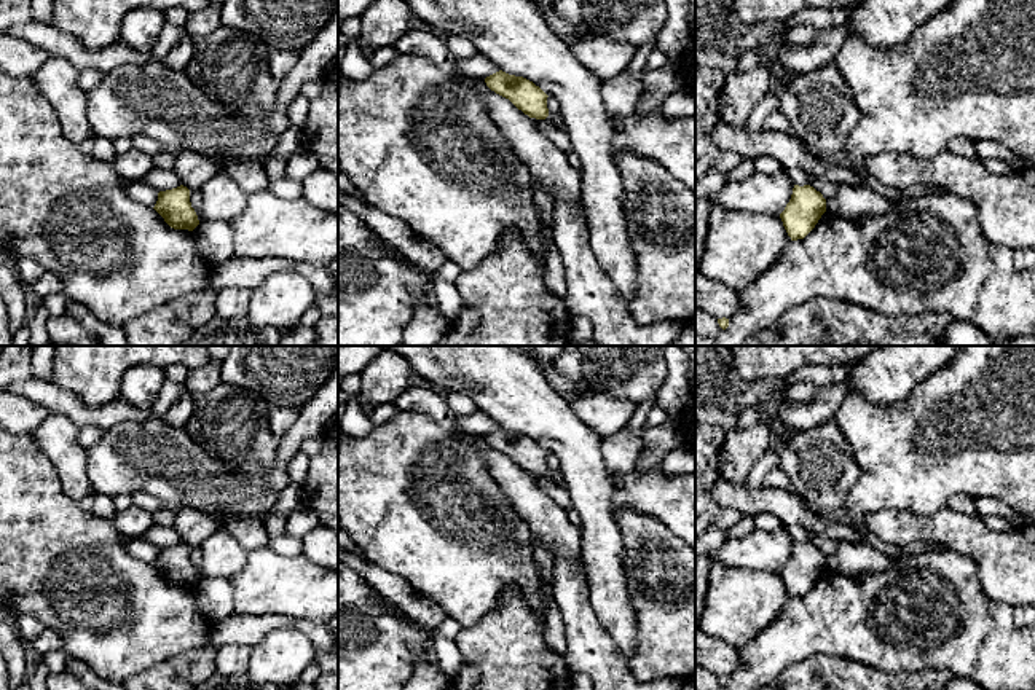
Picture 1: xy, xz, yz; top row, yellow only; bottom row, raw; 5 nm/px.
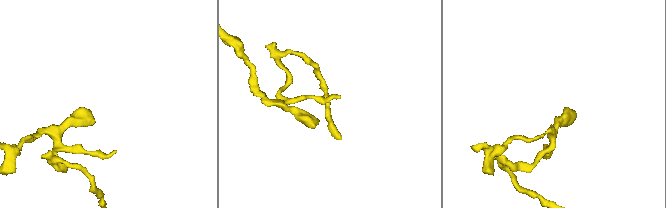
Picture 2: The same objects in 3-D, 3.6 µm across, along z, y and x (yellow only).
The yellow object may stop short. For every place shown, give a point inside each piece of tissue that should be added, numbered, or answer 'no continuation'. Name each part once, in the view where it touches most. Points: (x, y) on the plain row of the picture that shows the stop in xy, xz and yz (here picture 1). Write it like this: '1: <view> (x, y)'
no continuation

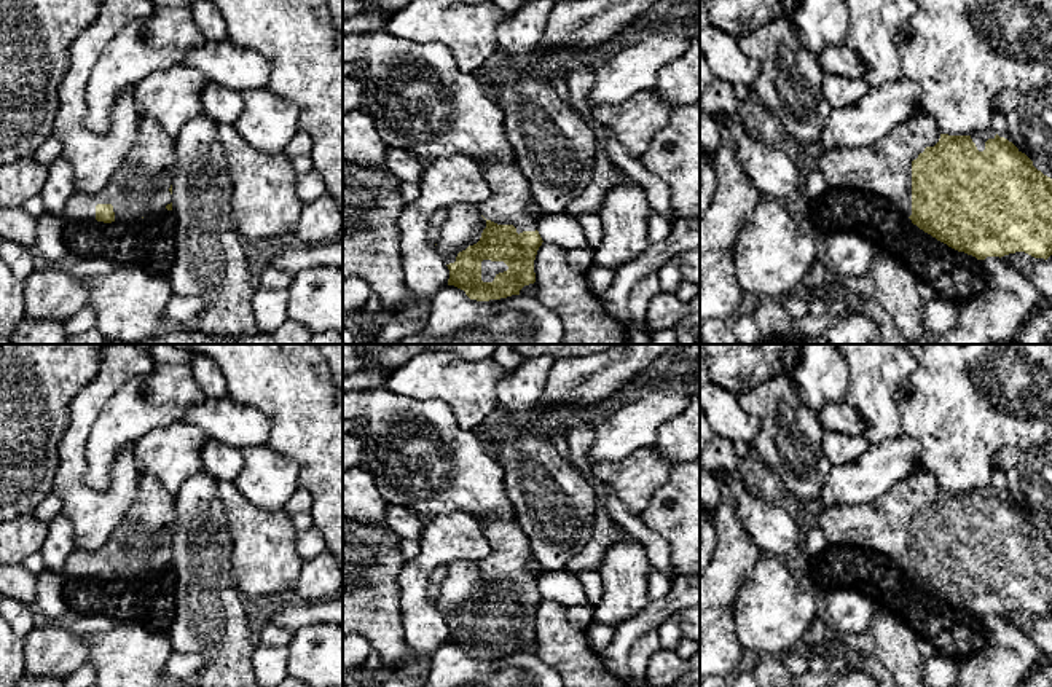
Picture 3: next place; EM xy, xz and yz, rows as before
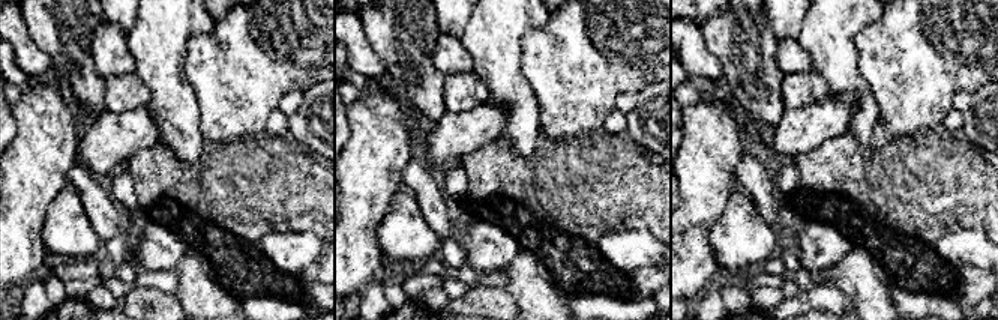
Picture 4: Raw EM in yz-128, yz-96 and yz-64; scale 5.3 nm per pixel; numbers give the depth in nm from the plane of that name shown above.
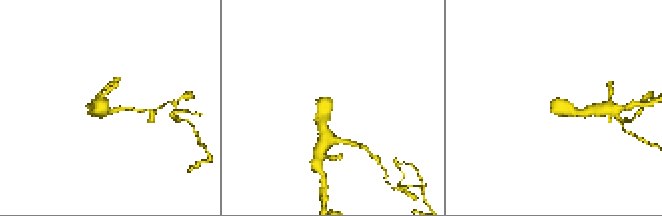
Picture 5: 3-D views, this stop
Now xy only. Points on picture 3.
1: xy (139, 544)

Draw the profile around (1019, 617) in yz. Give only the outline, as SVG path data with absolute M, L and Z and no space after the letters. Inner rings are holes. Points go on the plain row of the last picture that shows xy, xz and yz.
M1015 609L1015 610L1001 614L1001 617L1026 634L1026 628L1030 622L1034 618L1034 614L1025 609Z

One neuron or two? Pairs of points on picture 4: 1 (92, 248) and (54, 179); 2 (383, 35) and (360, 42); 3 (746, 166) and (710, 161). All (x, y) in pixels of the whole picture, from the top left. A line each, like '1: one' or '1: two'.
1: two
2: two
3: two

